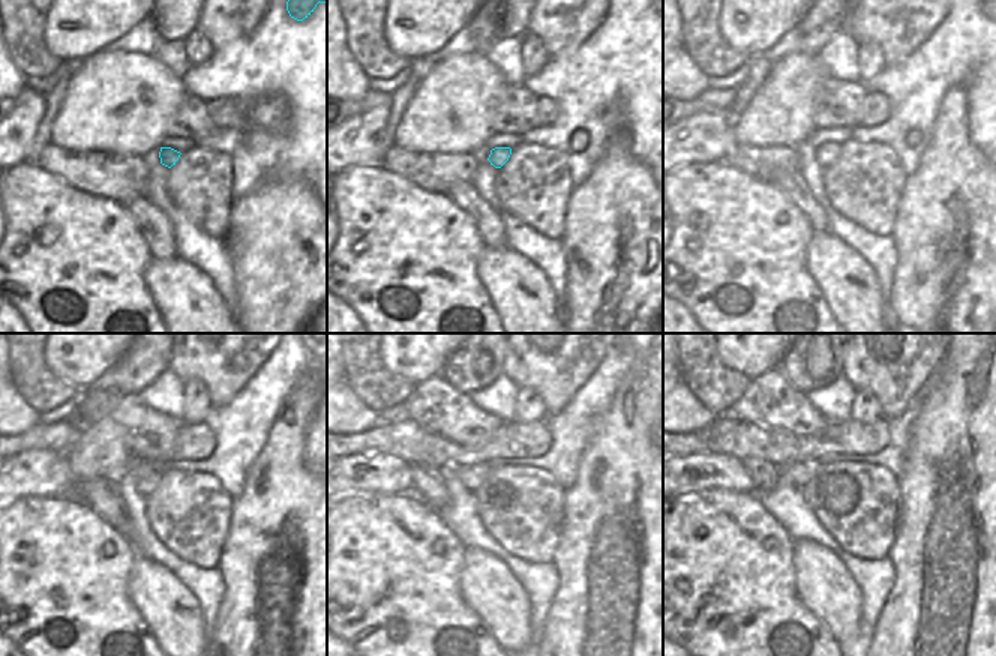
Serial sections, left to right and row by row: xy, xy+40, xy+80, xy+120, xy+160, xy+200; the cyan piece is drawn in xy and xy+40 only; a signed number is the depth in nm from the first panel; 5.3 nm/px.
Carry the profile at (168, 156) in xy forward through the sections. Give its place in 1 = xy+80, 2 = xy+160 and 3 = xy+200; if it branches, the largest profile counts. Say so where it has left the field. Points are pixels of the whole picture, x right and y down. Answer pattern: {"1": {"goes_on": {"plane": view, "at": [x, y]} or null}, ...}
{"1": {"goes_on": {"plane": "xy+80", "at": [825, 153]}}, "2": {"goes_on": {"plane": "xy+160", "at": [471, 476]}}, "3": {"goes_on": {"plane": "xy+200", "at": [798, 473]}}}

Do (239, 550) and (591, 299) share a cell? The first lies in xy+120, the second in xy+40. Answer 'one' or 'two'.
one

